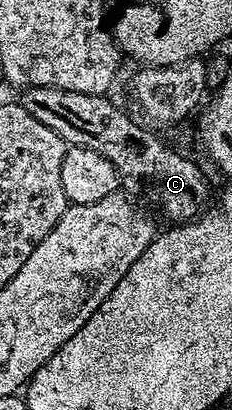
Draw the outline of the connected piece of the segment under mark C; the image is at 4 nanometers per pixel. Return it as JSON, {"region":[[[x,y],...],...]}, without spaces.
{"region":[[[24,88],[21,96],[23,96],[21,97],[23,108],[29,110],[29,114],[33,114],[33,118],[37,118],[37,122],[49,126],[49,130],[56,132],[69,146],[97,150],[97,154],[101,154],[101,158],[109,158],[109,162],[113,162],[113,166],[119,171],[122,191],[136,201],[144,200],[145,203],[152,204],[165,219],[171,220],[167,222],[193,220],[208,203],[207,180],[203,177],[202,170],[193,161],[183,160],[182,154],[177,149],[170,148],[163,140],[158,140],[150,132],[150,130],[152,131],[150,127],[144,126],[138,119],[136,119],[137,121],[130,120],[110,100],[112,98],[110,95],[77,94],[73,90],[57,90],[56,88]]]}

